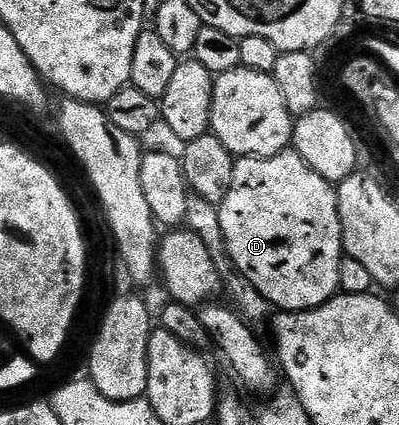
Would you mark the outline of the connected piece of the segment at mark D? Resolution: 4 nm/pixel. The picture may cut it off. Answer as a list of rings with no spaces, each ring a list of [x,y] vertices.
[[[287,148],[270,158],[239,157],[232,172],[232,188],[228,188],[228,196],[224,196],[218,206],[218,215],[234,266],[258,289],[260,296],[264,296],[271,307],[282,312],[314,310],[339,293],[340,264],[344,251],[338,191],[293,149]]]

